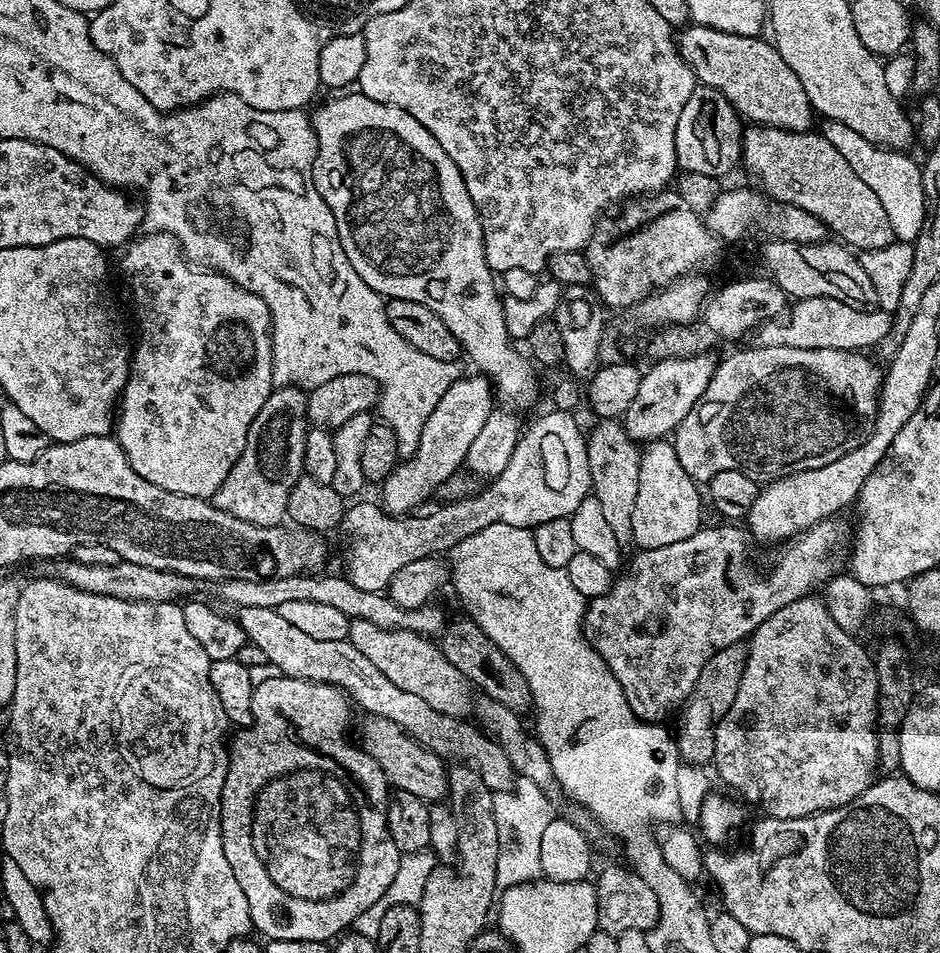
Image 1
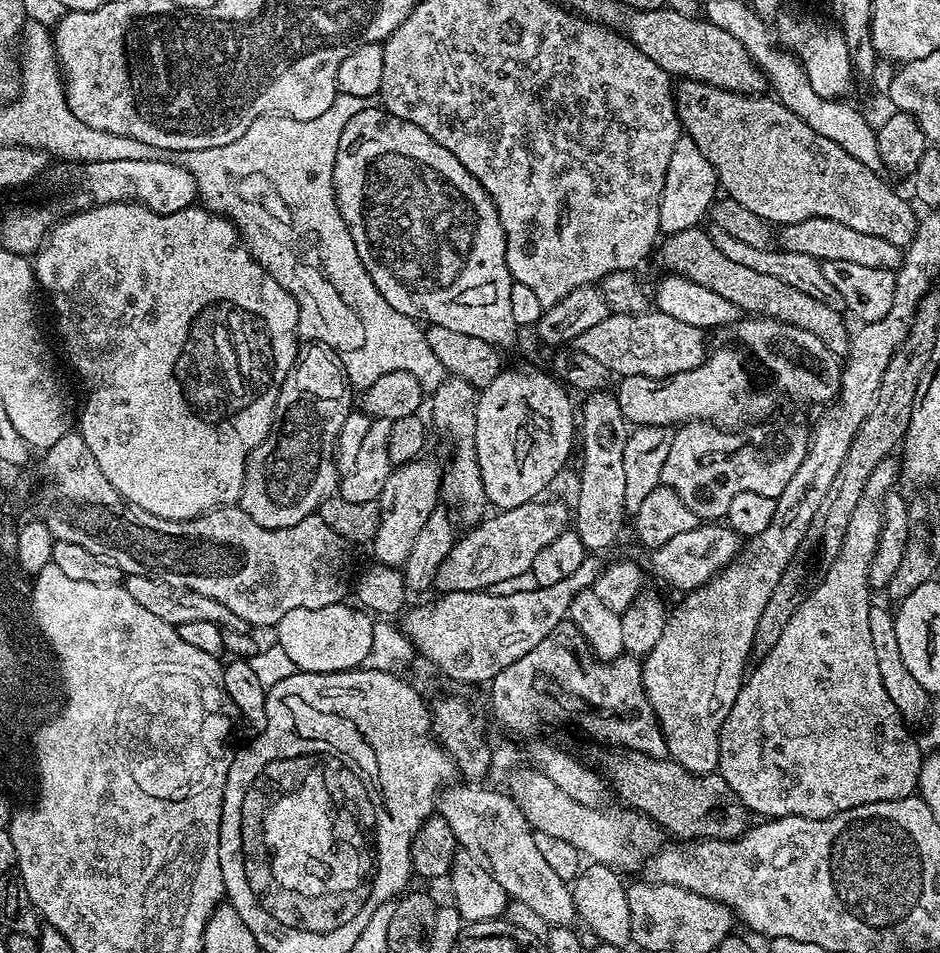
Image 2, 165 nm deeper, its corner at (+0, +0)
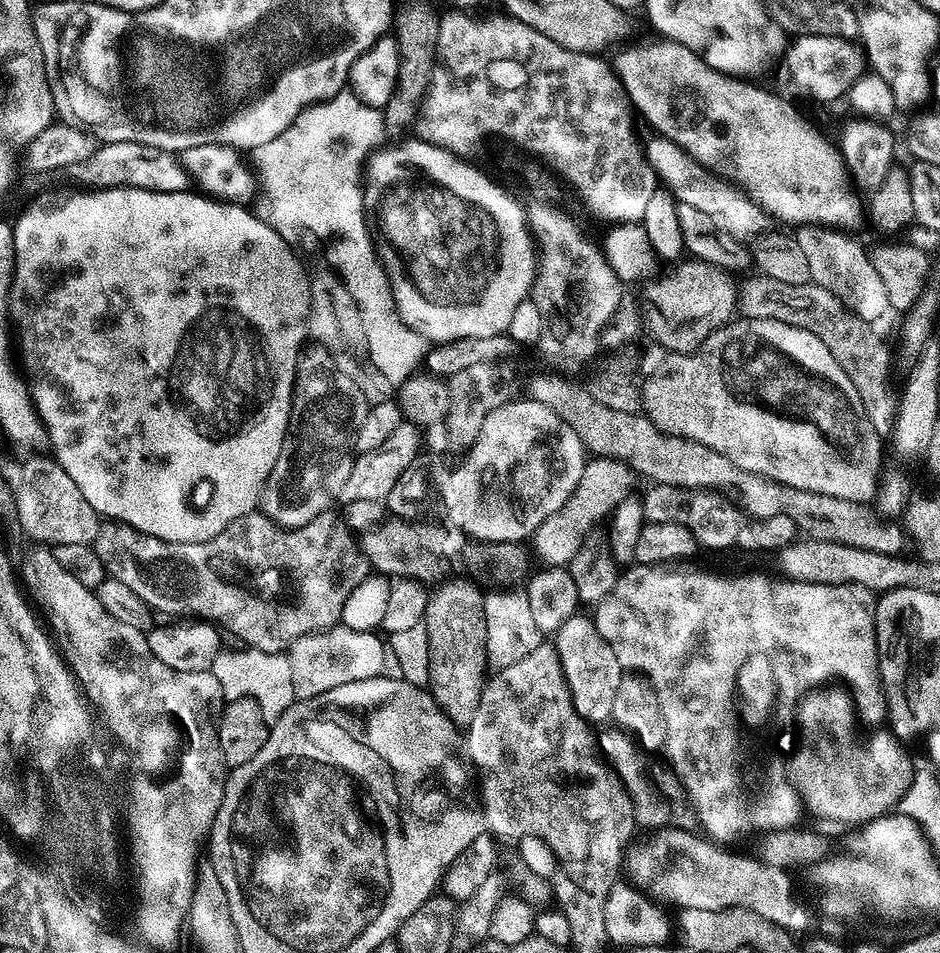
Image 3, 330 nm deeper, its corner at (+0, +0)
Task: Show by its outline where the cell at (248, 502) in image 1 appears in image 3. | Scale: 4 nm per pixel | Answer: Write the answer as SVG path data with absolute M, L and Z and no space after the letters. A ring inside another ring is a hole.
M332 364L326 365L321 372L301 375L292 389L288 433L282 442L278 462L274 462L274 470L270 470L264 483L264 493L260 495L264 515L271 517L277 524L283 524L285 528L304 526L306 522L318 518L318 514L329 511L333 507L332 503L337 503L342 486L346 486L346 478L350 478L352 461L357 455L356 439L362 430L362 422L366 422L370 405L351 375L343 367Z

